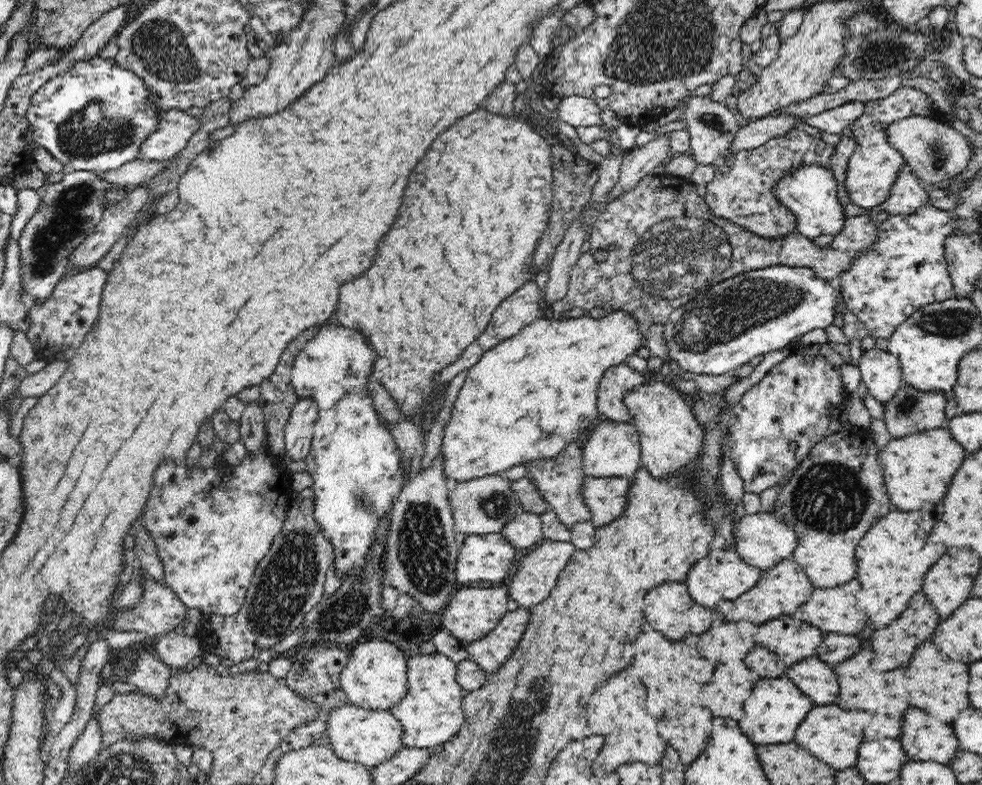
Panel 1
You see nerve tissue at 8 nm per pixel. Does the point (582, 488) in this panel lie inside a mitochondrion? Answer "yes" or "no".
no

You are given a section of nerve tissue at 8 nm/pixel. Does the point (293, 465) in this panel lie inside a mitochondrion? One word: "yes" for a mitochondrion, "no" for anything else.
no

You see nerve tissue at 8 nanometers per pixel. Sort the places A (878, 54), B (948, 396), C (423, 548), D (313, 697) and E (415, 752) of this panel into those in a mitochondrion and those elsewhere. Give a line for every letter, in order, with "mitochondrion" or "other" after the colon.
A: mitochondrion
B: other
C: mitochondrion
D: other
E: other

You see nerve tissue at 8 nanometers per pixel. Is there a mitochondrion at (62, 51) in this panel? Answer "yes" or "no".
no

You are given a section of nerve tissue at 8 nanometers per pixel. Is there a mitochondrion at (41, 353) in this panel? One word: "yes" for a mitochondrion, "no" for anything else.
no

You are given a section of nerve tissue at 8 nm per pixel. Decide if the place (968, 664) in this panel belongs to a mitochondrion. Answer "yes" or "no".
no

